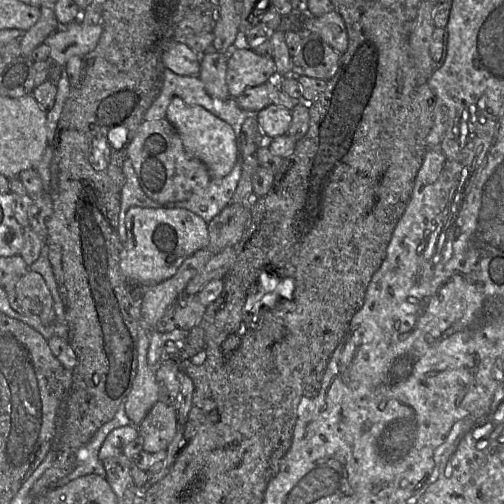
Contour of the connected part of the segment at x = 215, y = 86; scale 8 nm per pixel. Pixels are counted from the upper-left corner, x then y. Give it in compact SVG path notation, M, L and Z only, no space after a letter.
M205 52L200 55L198 77L212 97L224 101L231 98L226 83L226 72L227 55L218 52Z

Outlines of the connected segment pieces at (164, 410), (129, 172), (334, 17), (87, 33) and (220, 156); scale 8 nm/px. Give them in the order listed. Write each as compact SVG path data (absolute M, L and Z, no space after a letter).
M158 401L137 426L143 438L143 451L156 454L165 451L179 428L176 408Z
M127 158L123 165L125 184L121 192L121 209L119 214L119 236L122 244L127 238L125 215L129 208L159 208L162 204L149 198L142 190L131 161Z
M336 11L309 17L305 22L305 29L318 35L339 54L347 50L349 42L347 29L342 17Z
M74 21L67 25L60 25L44 41L50 49L49 59L64 67L74 56L83 58L95 49L101 33L100 24Z
M173 98L166 110L165 119L177 130L185 152L205 164L211 179L226 176L237 160L237 142L232 127L199 105L185 103Z

